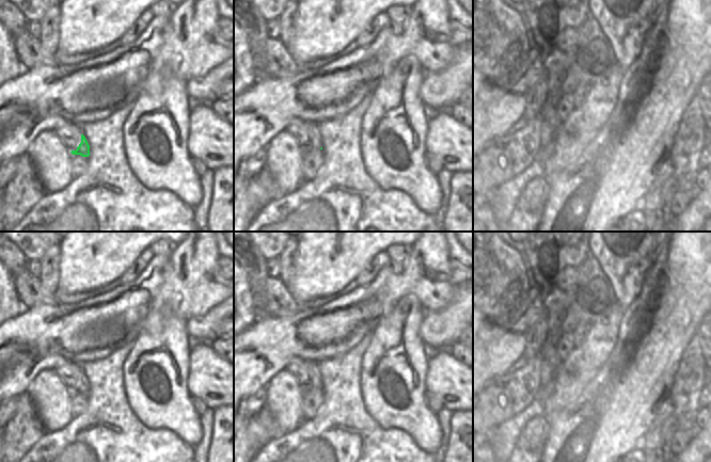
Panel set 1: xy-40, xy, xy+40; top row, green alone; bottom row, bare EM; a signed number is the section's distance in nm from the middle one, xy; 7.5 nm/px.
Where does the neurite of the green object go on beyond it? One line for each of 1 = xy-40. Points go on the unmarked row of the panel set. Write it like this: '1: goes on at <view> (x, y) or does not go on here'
1: does not go on here

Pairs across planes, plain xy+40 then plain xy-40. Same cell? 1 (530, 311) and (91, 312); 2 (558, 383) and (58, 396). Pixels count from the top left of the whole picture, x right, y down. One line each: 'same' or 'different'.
1: different
2: different

